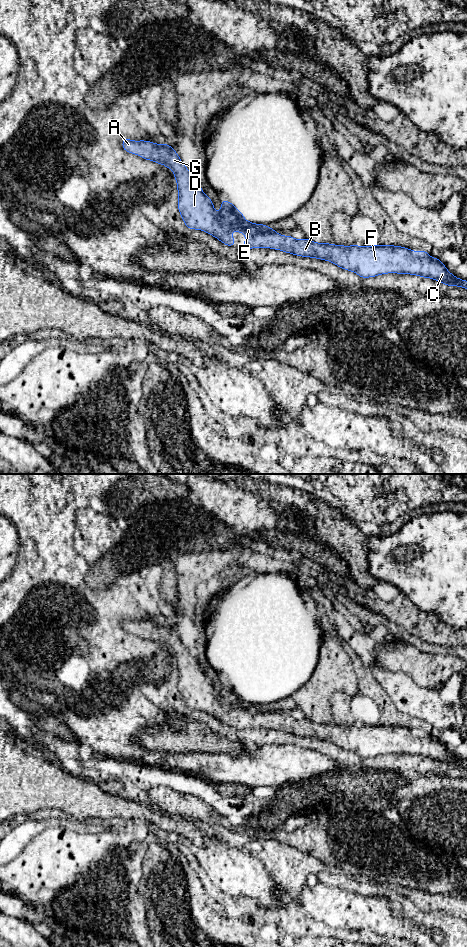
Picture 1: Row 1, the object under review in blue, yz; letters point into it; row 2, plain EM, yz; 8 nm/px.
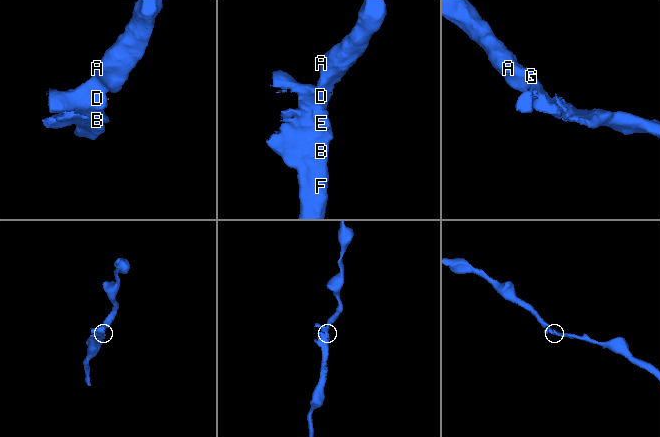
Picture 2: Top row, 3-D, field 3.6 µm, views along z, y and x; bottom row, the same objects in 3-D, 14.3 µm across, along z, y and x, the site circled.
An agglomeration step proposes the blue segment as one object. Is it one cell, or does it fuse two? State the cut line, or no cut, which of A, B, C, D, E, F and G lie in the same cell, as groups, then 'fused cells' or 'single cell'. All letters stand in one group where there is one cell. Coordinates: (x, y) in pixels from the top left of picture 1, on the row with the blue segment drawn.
cut none; groups A B C D E F G; single cell

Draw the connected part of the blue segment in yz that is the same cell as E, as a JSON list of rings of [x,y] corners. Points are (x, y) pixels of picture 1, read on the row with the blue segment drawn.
[[[124,139],[122,147],[129,153],[170,168],[177,181],[178,209],[187,228],[203,230],[227,246],[235,245],[230,232],[233,230],[247,237],[241,246],[243,249],[273,248],[302,257],[318,258],[355,272],[361,278],[386,273],[412,274],[467,289],[467,281],[456,278],[440,259],[431,258],[424,250],[416,252],[392,245],[338,246],[316,243],[310,239],[297,240],[280,235],[264,224],[248,222],[235,205],[224,199],[216,215],[211,199],[204,194],[197,178],[191,175],[173,147],[165,143],[130,139]]]

